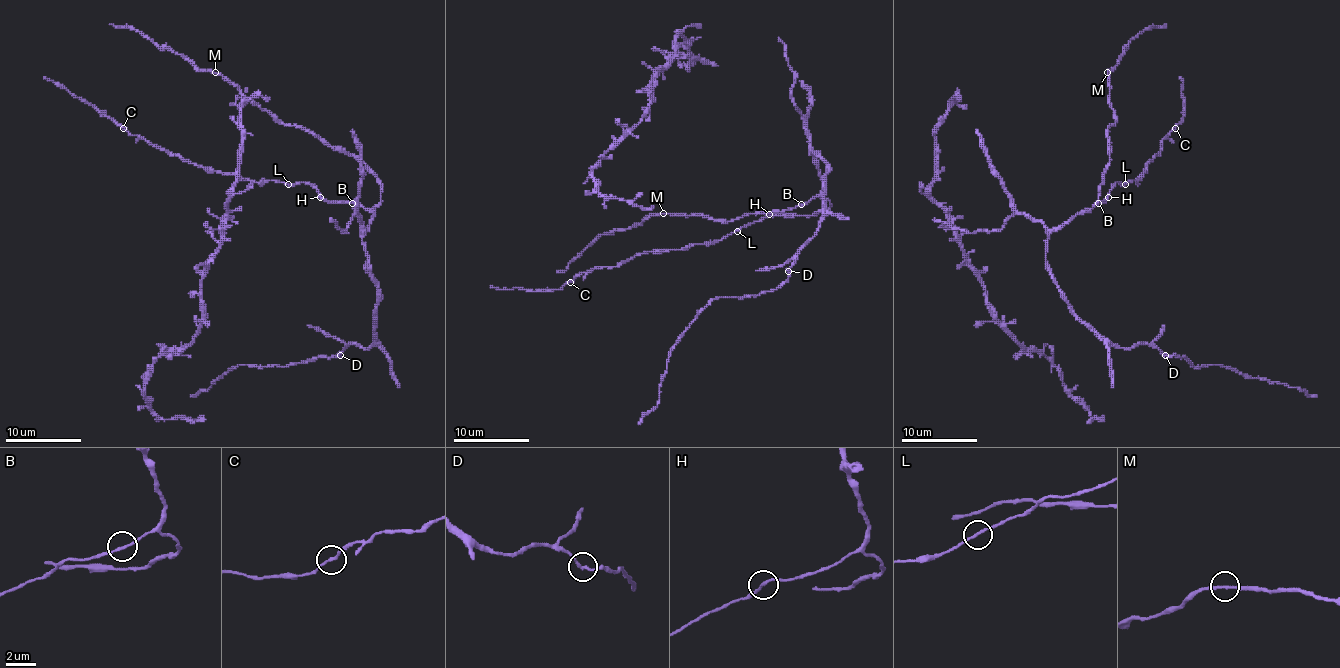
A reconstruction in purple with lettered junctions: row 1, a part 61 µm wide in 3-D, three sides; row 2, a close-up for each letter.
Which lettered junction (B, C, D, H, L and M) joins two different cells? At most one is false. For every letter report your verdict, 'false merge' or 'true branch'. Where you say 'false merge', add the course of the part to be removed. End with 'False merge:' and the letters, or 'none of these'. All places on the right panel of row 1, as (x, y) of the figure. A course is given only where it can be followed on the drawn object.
B: true branch
C: true branch
D: true branch
H: true branch
L: true branch
M: true branch
False merge: none of these

